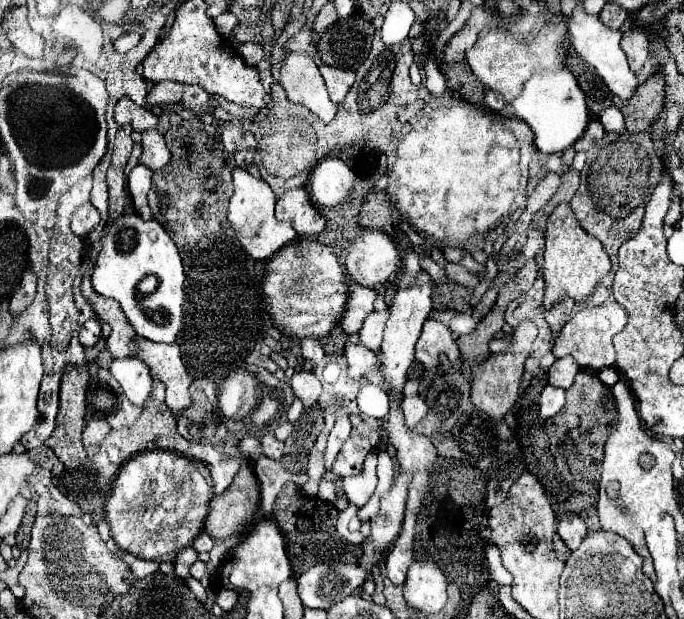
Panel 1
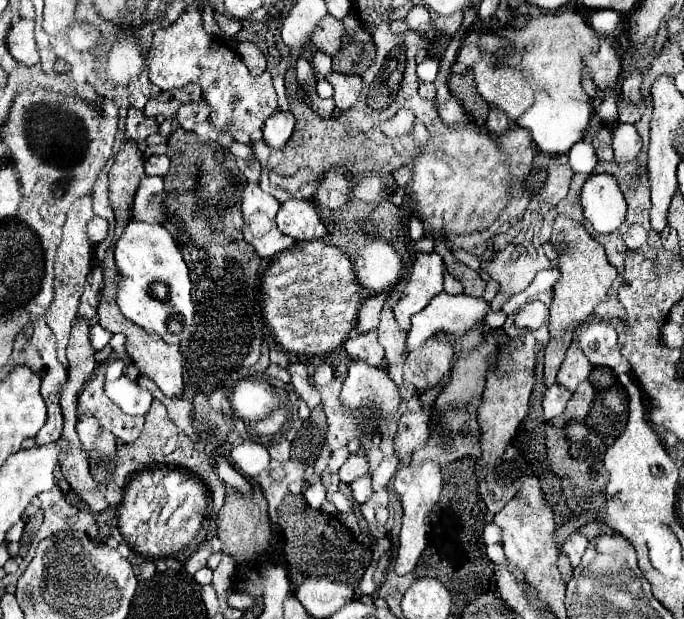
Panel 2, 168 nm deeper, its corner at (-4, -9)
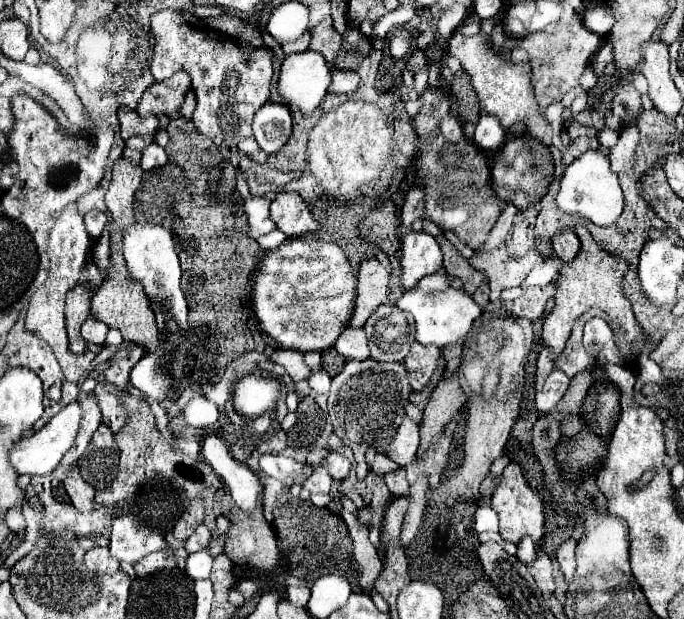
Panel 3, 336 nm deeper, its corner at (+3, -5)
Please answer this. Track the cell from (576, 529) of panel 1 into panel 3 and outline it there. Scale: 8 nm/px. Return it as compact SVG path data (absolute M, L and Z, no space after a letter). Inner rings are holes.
M567 539L557 549L557 561L567 581L571 581L575 575L575 545L577 545L575 539Z

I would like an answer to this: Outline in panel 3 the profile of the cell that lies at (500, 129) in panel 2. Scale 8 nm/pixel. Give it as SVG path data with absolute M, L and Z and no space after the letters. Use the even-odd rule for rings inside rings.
M483 113L481 119L479 119L479 123L477 123L473 141L483 151L495 151L495 149L499 149L505 143L505 131L503 131L499 119L495 115Z

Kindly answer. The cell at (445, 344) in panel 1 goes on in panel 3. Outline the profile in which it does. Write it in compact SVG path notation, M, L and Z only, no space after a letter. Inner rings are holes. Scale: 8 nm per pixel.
M413 343L403 365L407 369L407 377L409 377L409 385L413 391L421 391L427 381L431 379L437 361L439 361L441 349L437 345L421 345L421 343Z

